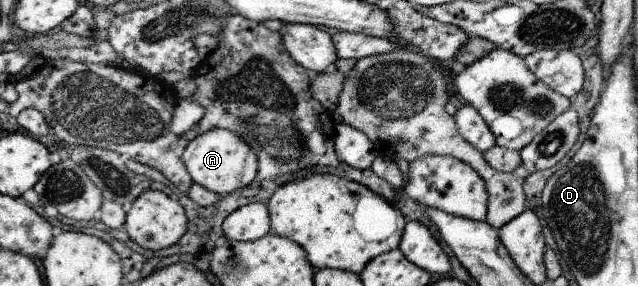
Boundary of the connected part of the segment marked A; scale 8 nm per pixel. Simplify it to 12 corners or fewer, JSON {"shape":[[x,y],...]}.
{"shape":[[228,129],[187,143],[192,181],[217,195],[251,185],[258,159]]}

